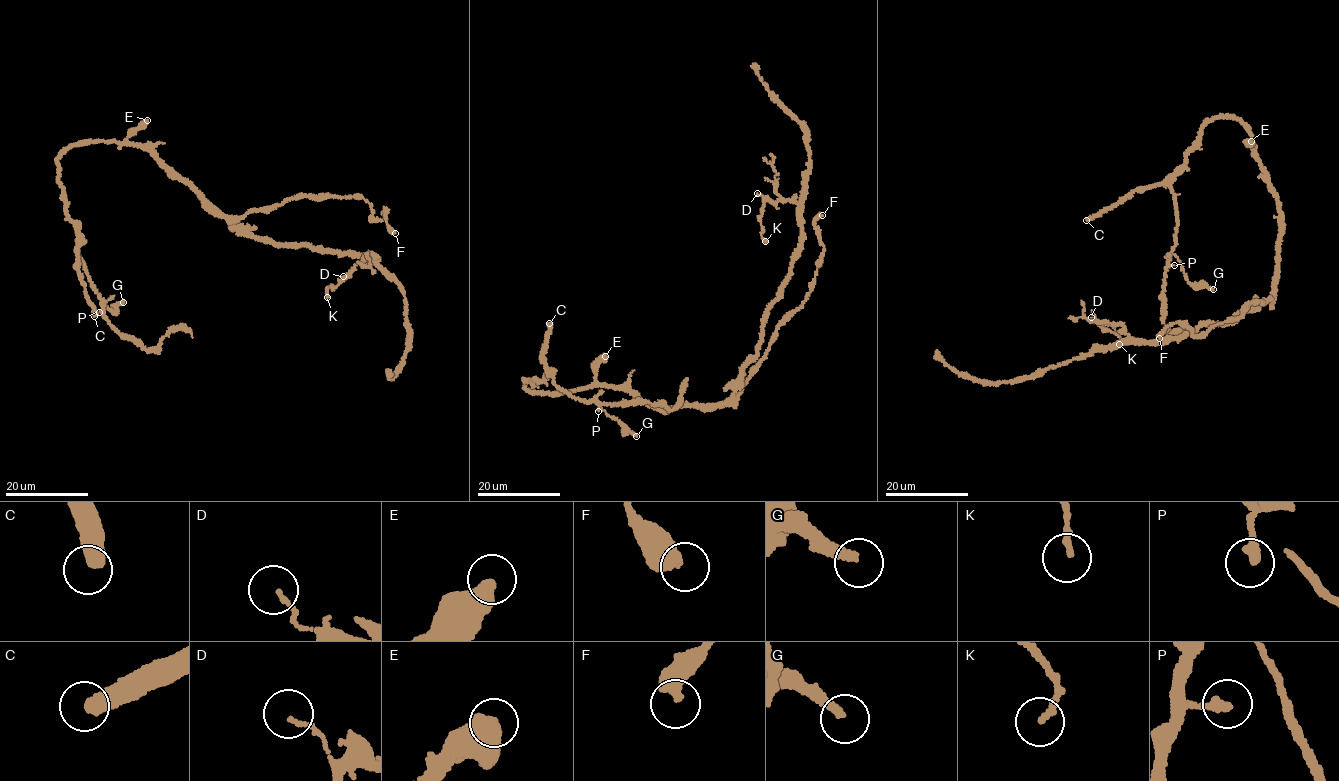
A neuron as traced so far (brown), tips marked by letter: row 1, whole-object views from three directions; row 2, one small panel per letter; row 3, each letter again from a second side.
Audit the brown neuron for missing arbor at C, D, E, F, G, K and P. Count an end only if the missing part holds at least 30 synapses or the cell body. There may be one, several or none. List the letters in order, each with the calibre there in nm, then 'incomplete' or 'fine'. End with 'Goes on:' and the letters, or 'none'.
C: 440 nm | incomplete
D: 110 nm | fine
E: 550 nm | fine
F: 550 nm | fine
G: 240 nm | fine
K: 190 nm | fine
P: 280 nm | fine
Goes on: C

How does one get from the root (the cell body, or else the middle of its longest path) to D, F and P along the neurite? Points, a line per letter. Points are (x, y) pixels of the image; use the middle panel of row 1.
D: (684, 406), (733, 396), (798, 248), (801, 205), (774, 204), (757, 193)
F: (684, 406), (714, 406), (742, 391), (776, 330), (808, 295), (824, 248), (814, 222), (822, 215)
P: (684, 406), (603, 386), (541, 395), (524, 380), (550, 373), (598, 411)

